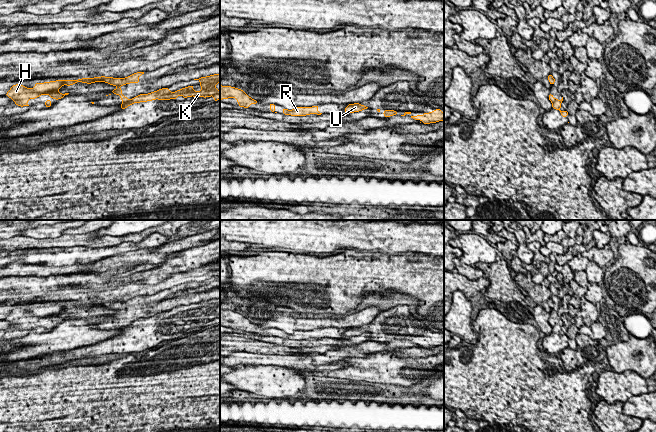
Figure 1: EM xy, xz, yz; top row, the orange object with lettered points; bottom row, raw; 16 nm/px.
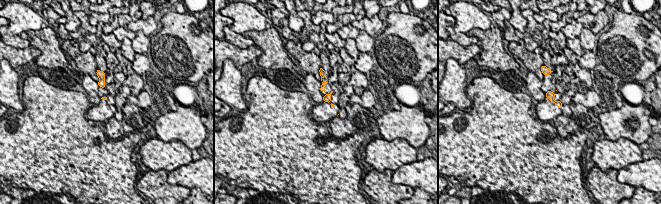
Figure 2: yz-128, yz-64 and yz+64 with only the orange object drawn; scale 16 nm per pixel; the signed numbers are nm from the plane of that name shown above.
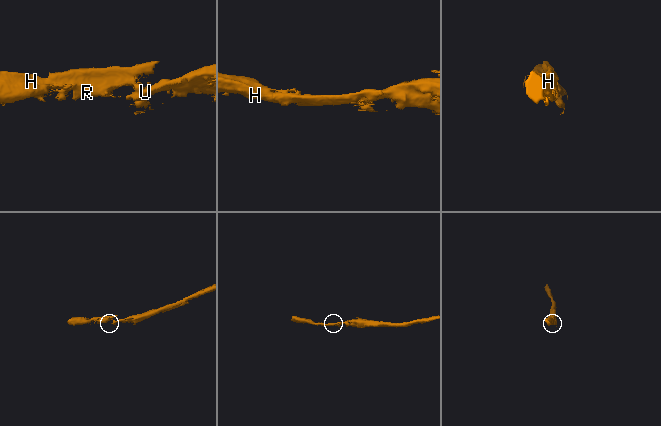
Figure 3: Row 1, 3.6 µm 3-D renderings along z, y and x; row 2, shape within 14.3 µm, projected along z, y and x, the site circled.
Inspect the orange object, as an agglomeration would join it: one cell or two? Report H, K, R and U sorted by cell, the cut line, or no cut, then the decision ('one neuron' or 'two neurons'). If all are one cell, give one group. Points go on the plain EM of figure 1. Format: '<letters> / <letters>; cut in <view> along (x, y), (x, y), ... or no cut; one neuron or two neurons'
H R / K U; cut in xy along (129, 324), (124, 327); two neurons

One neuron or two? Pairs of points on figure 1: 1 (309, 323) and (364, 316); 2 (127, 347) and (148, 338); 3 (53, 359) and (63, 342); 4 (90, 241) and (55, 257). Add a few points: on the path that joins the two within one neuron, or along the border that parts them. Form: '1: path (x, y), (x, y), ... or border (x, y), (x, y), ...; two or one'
1: path (323, 323), (344, 323), (350, 321); one
2: path (132, 342), (136, 338), (143, 338); one
3: border (80, 346), (74, 349), (56, 351), (43, 357); two
4: border (101, 247), (69, 246), (58, 248); two

